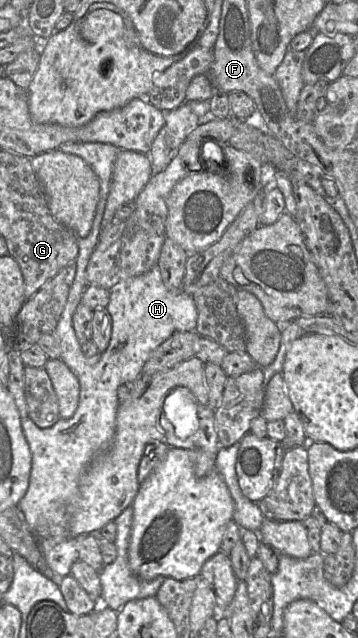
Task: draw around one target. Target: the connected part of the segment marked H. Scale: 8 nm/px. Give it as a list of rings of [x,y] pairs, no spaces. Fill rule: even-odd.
[[[75,142],[63,143],[56,150],[81,157],[92,168],[100,184],[99,200],[91,230],[86,237],[77,238],[78,255],[75,263],[75,277],[69,289],[64,309],[53,332],[60,346],[60,359],[78,379],[80,387],[79,402],[71,418],[59,419],[50,428],[38,428],[28,416],[21,419],[21,428],[31,453],[31,471],[27,491],[17,506],[23,511],[26,521],[37,539],[38,546],[49,568],[56,575],[64,577],[71,574],[73,563],[79,559],[79,539],[77,537],[70,537],[65,528],[67,506],[76,494],[79,480],[89,463],[98,453],[108,449],[114,439],[116,432],[116,415],[120,405],[118,400],[119,386],[136,381],[140,377],[142,368],[151,353],[174,333],[195,331],[198,310],[192,295],[184,292],[182,289],[169,290],[166,288],[161,279],[159,267],[155,265],[146,273],[120,281],[109,290],[110,299],[106,307],[112,319],[112,334],[109,345],[104,352],[94,357],[87,358],[84,356],[80,342],[72,326],[72,316],[87,286],[86,269],[91,254],[98,242],[101,222],[110,190],[114,163],[121,149],[111,144],[99,142]]]

